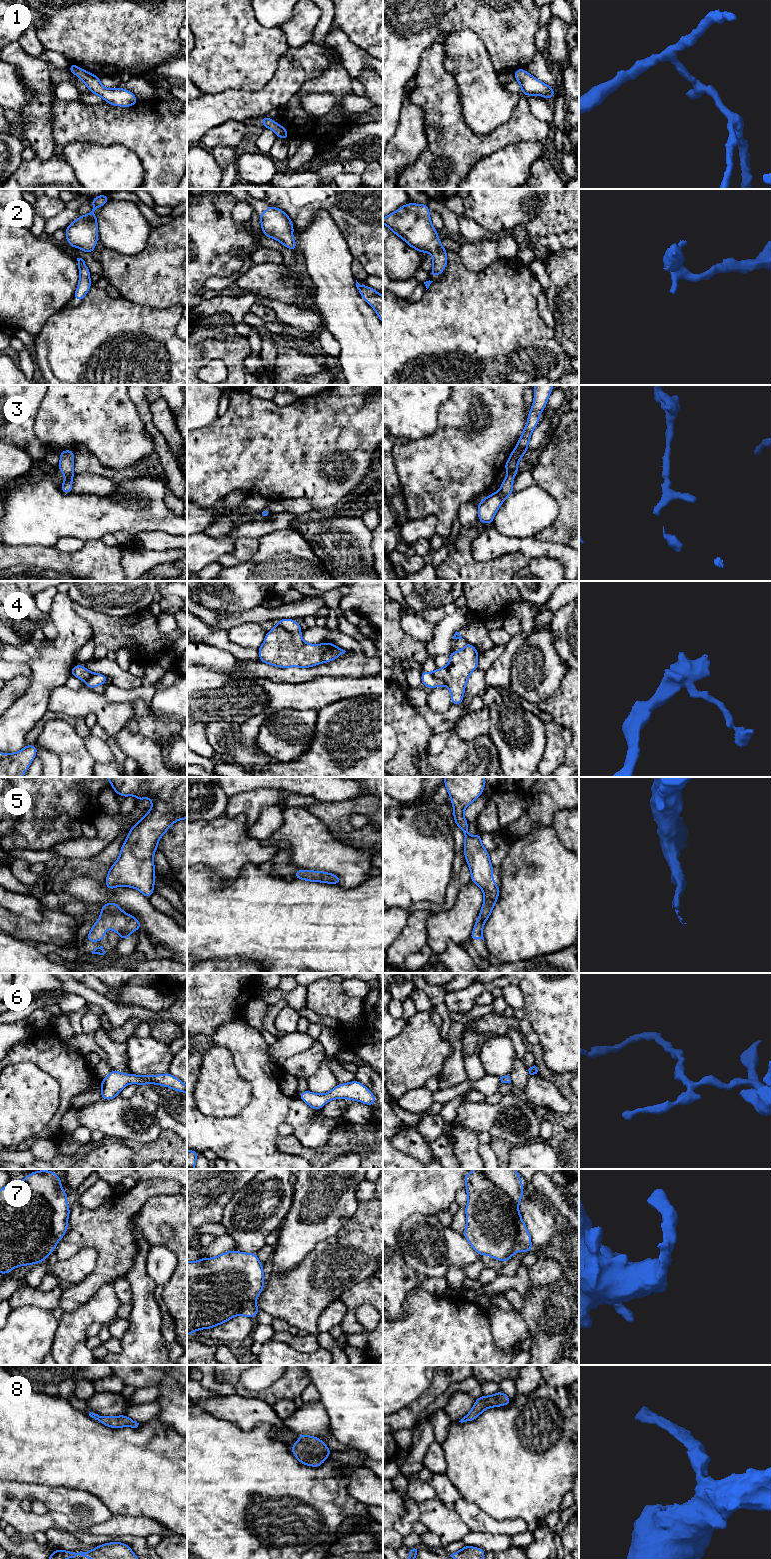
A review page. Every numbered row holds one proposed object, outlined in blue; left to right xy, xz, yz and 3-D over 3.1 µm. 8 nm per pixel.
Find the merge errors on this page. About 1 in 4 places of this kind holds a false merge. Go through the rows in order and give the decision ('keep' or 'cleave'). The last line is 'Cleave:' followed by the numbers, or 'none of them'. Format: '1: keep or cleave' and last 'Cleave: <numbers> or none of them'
1: keep
2: keep
3: keep
4: cleave
5: keep
6: keep
7: keep
8: keep
Cleave: 4

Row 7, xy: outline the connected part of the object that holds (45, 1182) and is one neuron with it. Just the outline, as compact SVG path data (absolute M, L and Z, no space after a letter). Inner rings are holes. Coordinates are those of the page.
M49 1170L33 1171L22 1182L10 1182L0 1189L0 1273L9 1274L19 1266L38 1264L47 1259L68 1229L70 1209L61 1178Z

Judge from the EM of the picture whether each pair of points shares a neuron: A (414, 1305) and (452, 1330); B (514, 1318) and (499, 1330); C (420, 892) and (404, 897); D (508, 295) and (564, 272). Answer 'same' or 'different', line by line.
A: same
B: same
C: same
D: different

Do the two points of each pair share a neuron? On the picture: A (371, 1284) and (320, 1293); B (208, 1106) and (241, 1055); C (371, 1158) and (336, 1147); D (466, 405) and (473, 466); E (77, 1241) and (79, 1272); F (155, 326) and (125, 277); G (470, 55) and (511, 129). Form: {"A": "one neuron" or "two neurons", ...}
{"A": "two neurons", "B": "two neurons", "C": "one neuron", "D": "one neuron", "E": "two neurons", "F": "two neurons", "G": "two neurons"}

